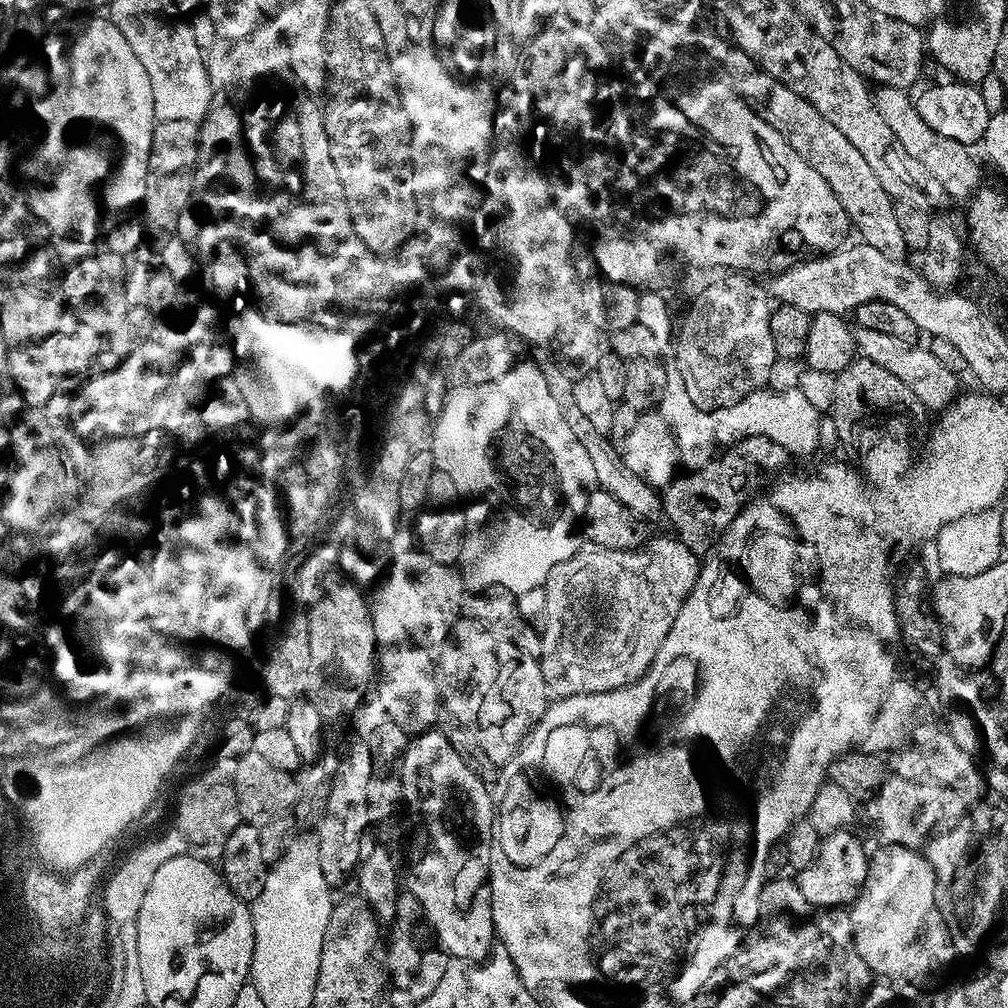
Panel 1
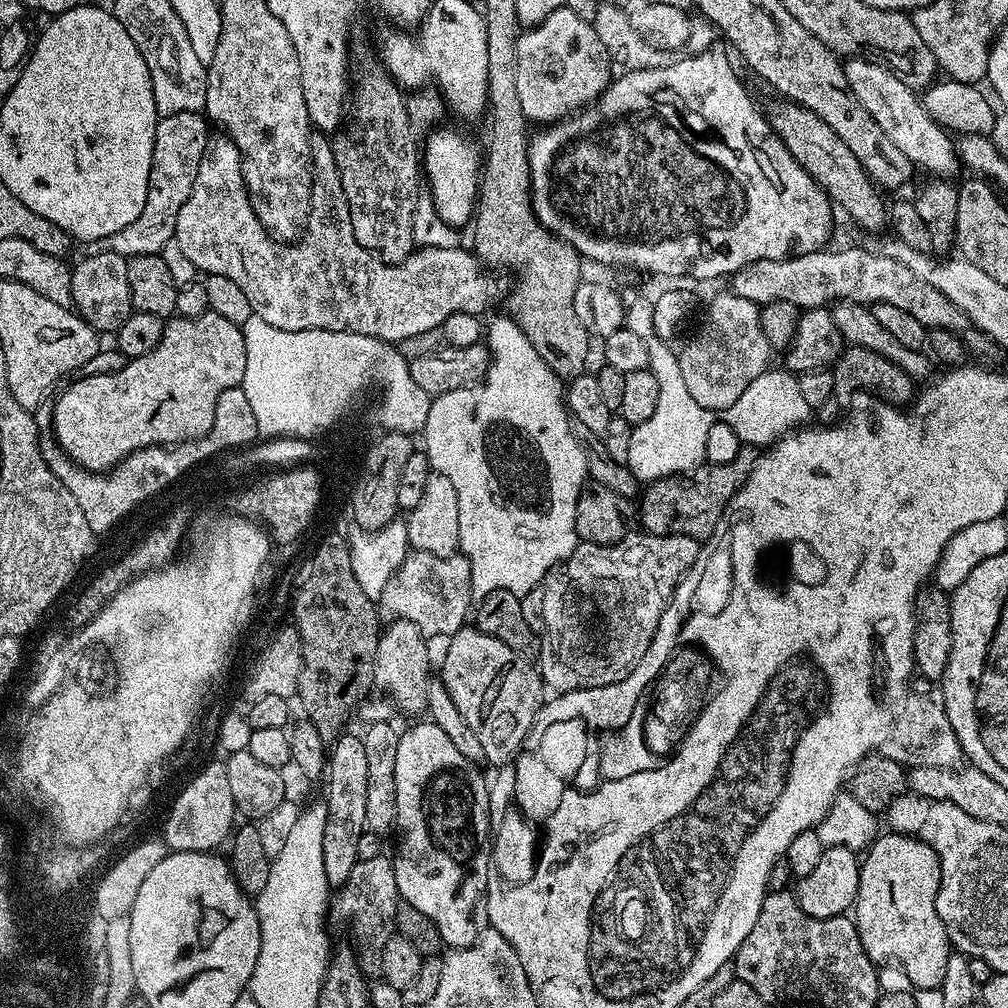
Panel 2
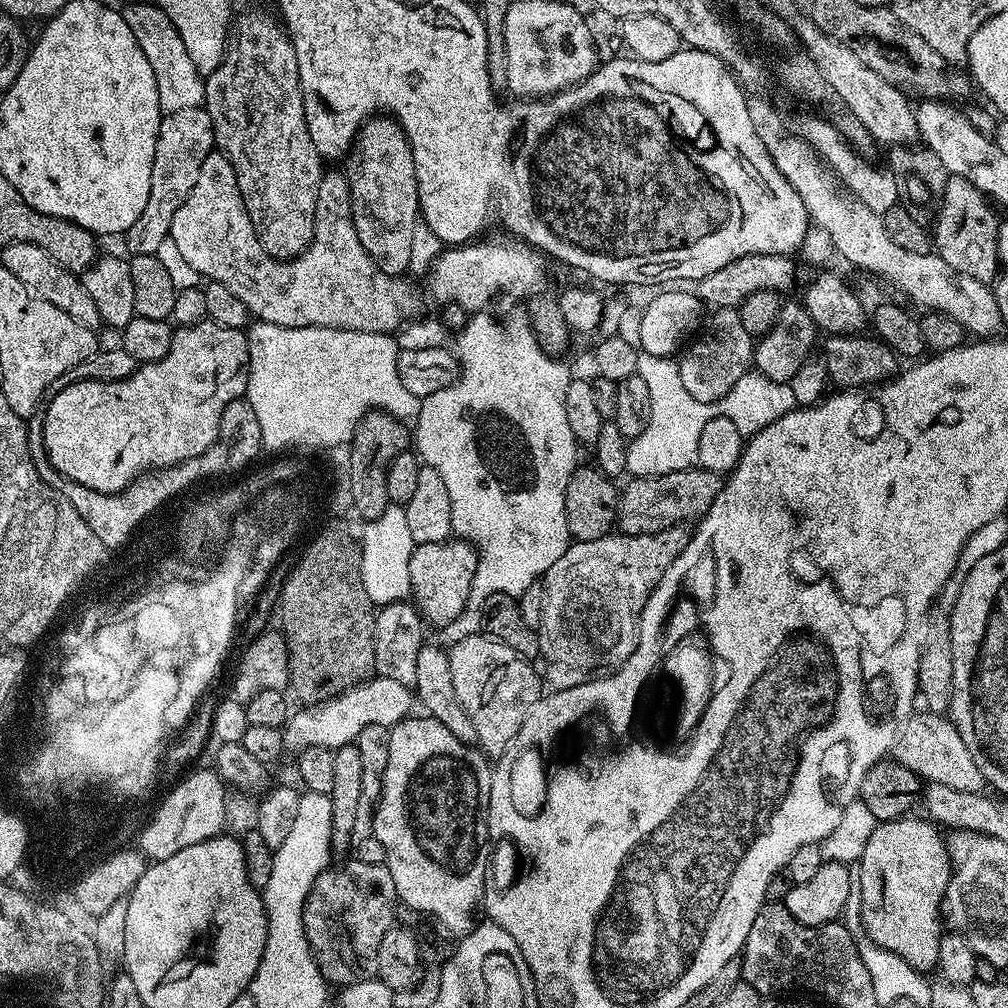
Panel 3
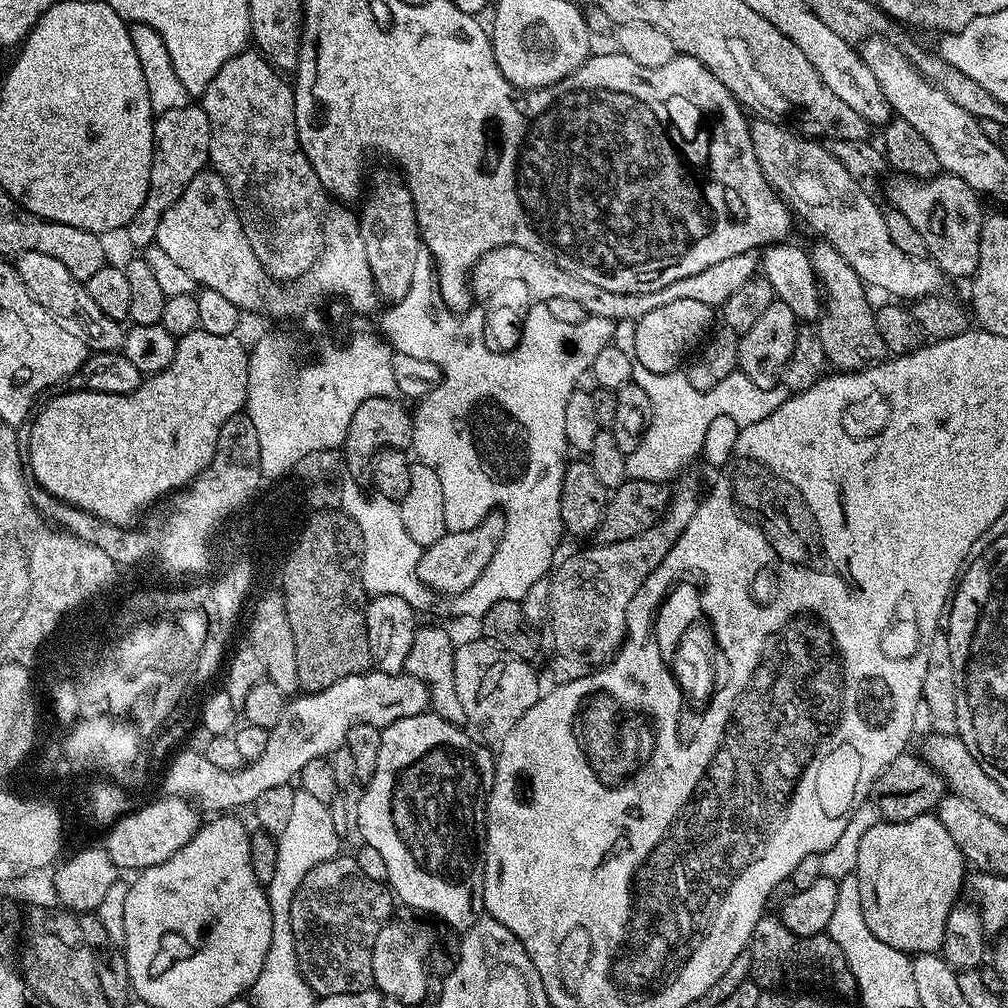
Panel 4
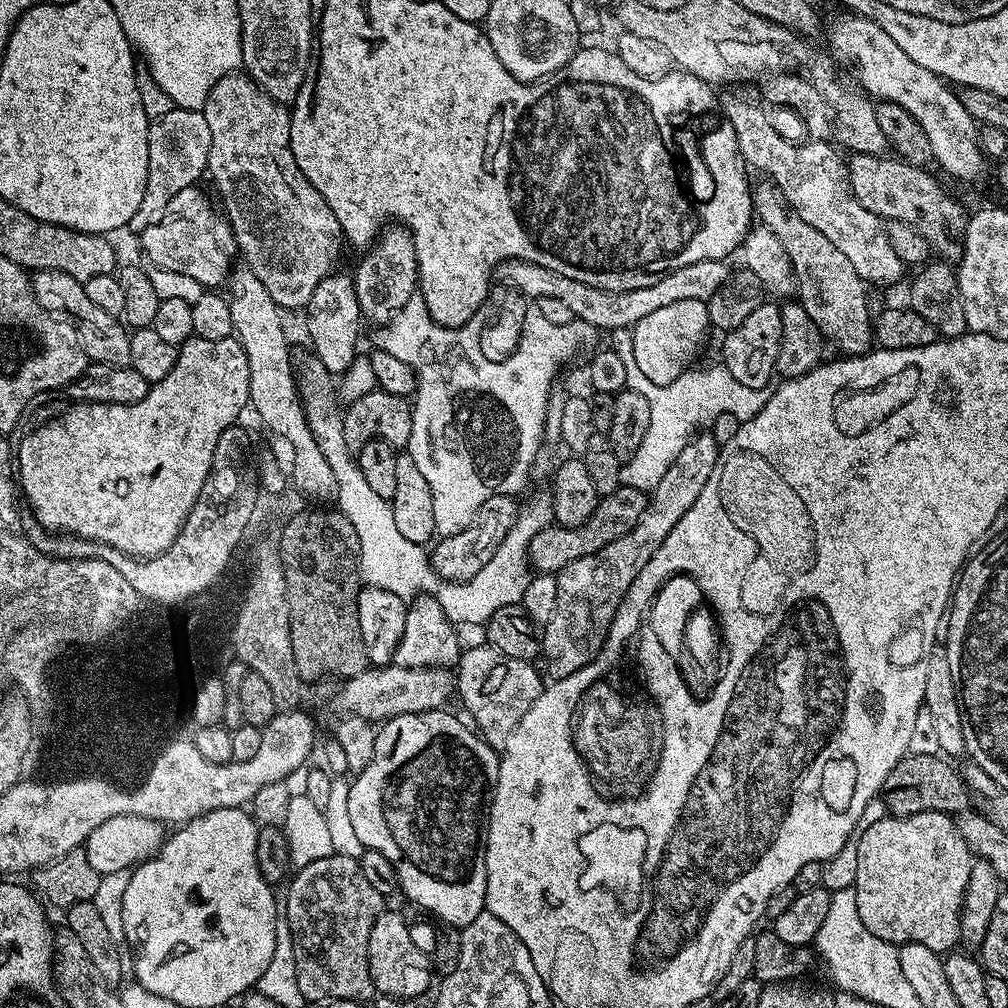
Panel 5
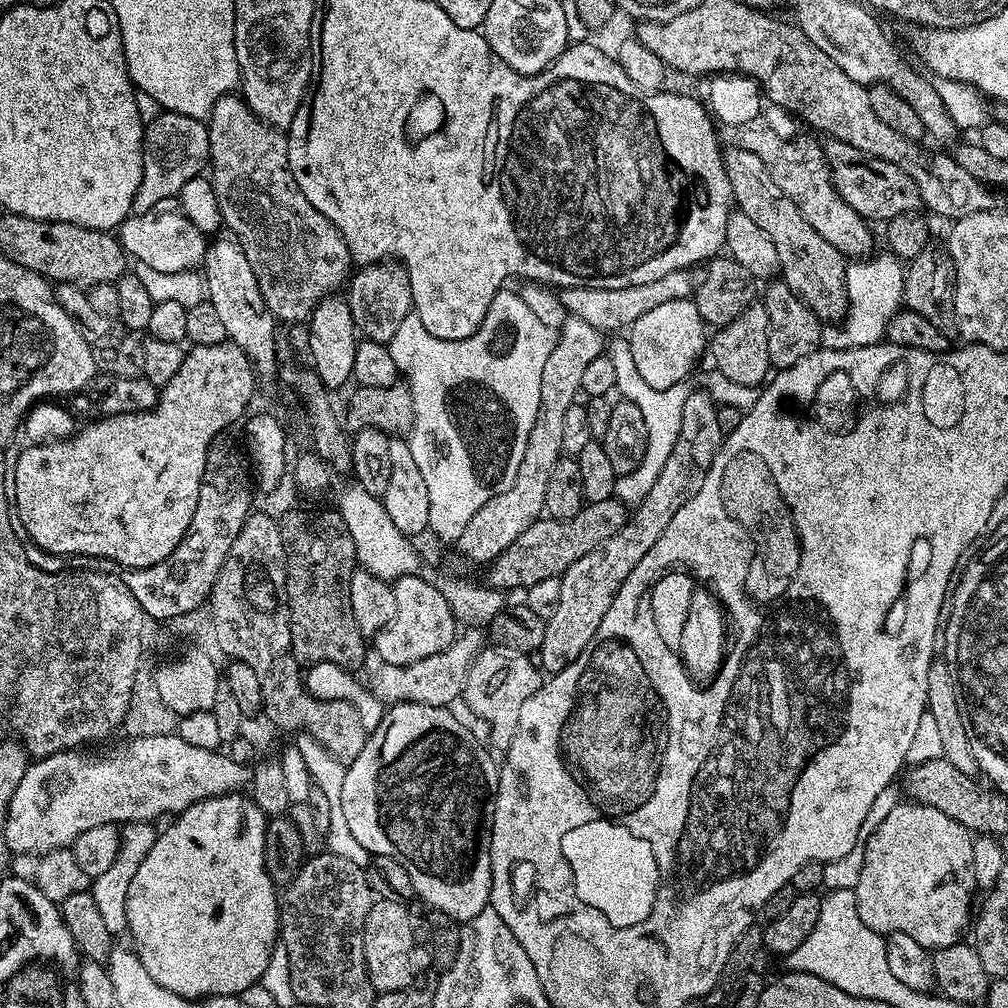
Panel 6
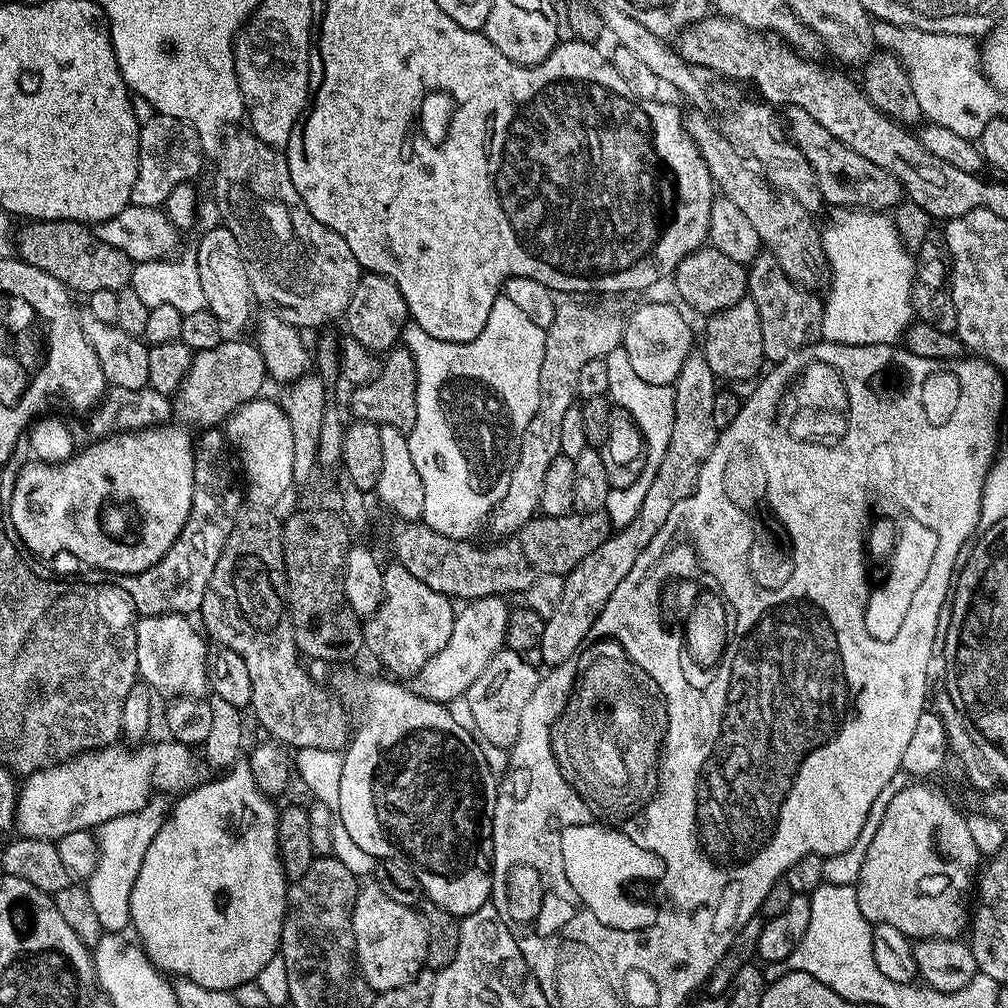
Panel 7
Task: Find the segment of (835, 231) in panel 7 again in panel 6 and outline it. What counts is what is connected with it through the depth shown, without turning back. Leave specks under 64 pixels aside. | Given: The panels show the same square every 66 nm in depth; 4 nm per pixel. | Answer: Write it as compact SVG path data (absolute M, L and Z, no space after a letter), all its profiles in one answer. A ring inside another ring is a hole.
M873 255L867 262L852 262L847 265L848 314L842 321L844 329L839 332L836 329L839 327L825 327L820 333L823 347L869 348L870 345L881 343L885 339L890 318L894 318L894 314L902 307L905 269L895 256L883 255Z

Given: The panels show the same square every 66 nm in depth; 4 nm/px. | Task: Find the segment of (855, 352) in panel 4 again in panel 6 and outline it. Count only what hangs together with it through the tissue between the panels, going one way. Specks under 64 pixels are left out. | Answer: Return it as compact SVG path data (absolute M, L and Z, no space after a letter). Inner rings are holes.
M728 146L723 149L724 169L730 178L732 199L735 207L750 218L754 218L754 226L762 226L766 234L770 234L770 242L774 242L774 250L778 250L780 263L779 275L790 290L800 293L800 297L814 310L814 314L822 322L840 322L848 314L848 290L846 288L846 257L798 210L798 206L770 178L762 158L758 154L747 152L744 148Z

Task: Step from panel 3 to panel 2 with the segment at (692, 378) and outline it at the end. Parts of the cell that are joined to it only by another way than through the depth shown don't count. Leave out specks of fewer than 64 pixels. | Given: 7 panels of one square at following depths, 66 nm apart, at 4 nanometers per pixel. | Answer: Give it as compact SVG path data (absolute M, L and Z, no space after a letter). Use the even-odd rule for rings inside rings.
M724 290L708 304L708 313L700 329L688 340L684 349L679 349L682 379L690 390L690 398L703 408L723 410L741 397L750 382L770 368L768 359L774 349L762 334L760 321L761 305L742 298L731 290Z

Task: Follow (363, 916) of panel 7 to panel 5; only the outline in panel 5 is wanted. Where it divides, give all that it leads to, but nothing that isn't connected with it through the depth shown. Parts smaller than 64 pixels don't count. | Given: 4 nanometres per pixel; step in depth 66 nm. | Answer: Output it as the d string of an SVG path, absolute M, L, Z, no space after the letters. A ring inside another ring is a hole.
M385 910L374 922L369 942L369 972L377 993L394 998L414 998L429 991L434 984L434 969L430 956L412 941L408 924L396 912Z

